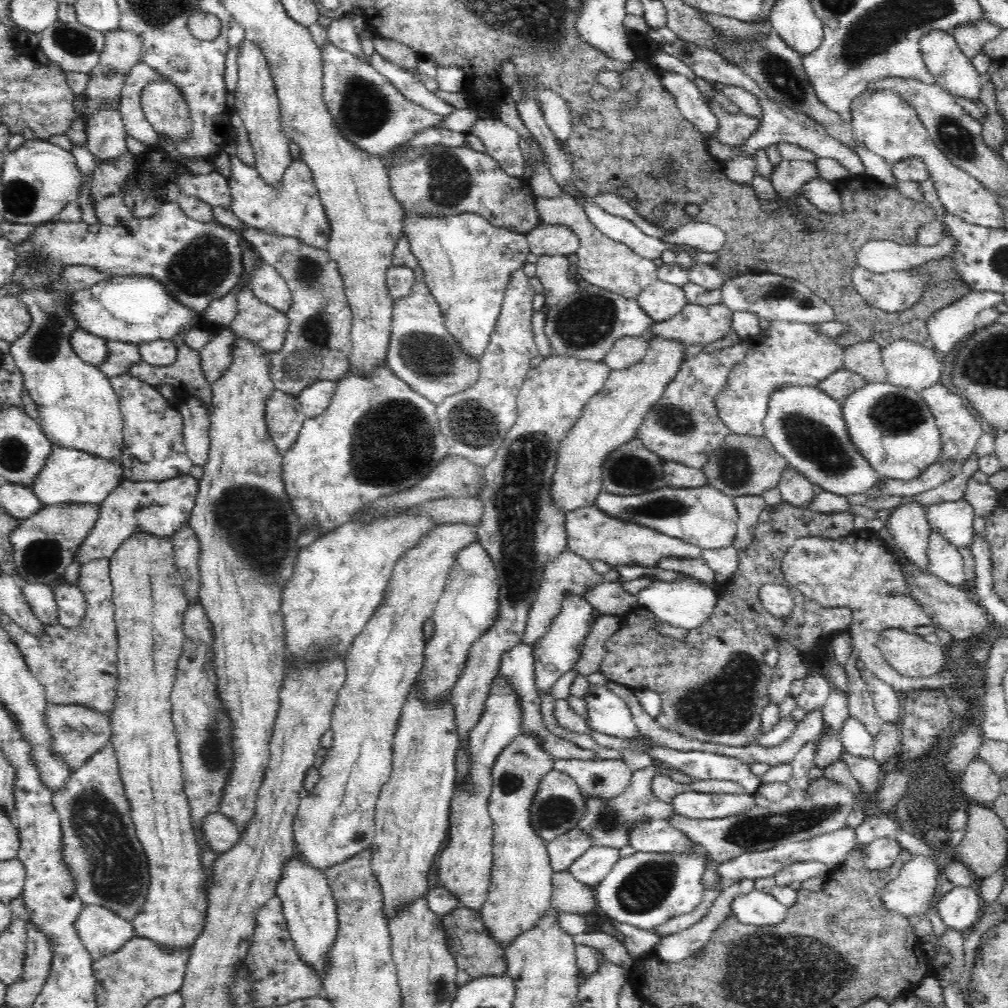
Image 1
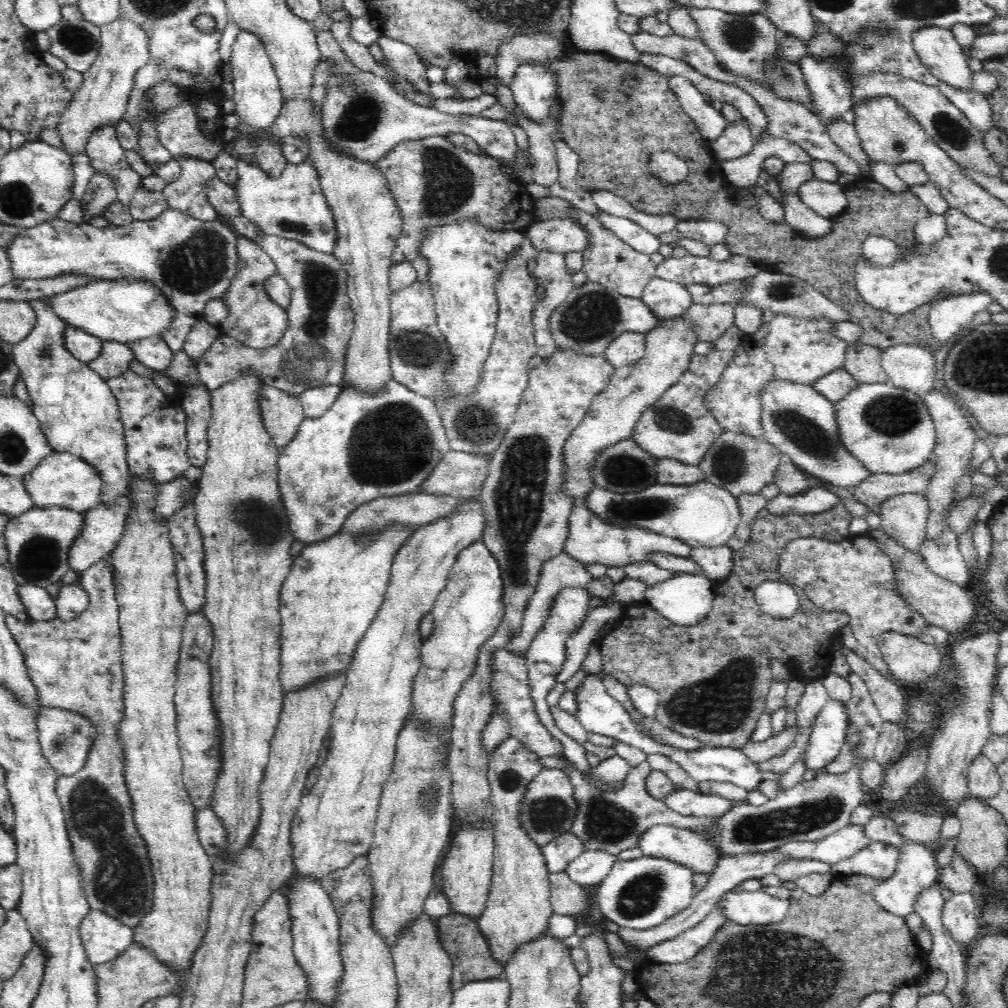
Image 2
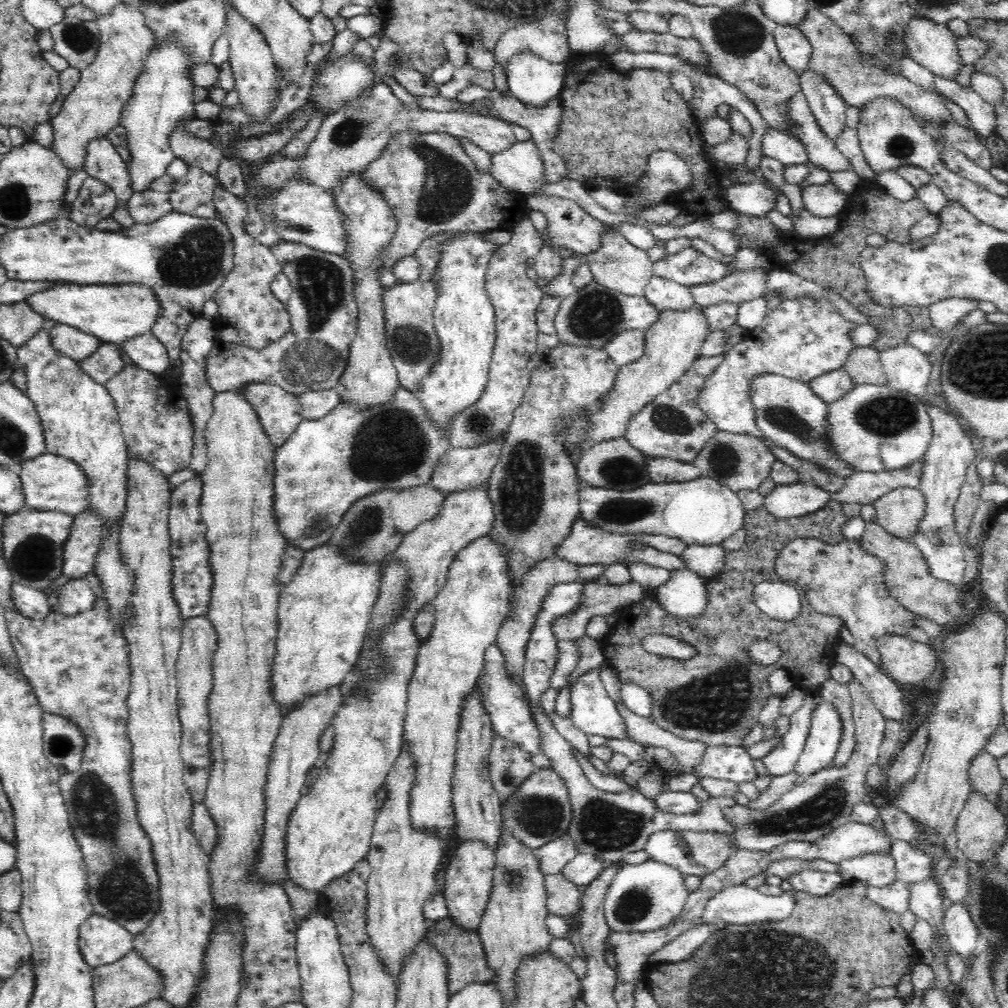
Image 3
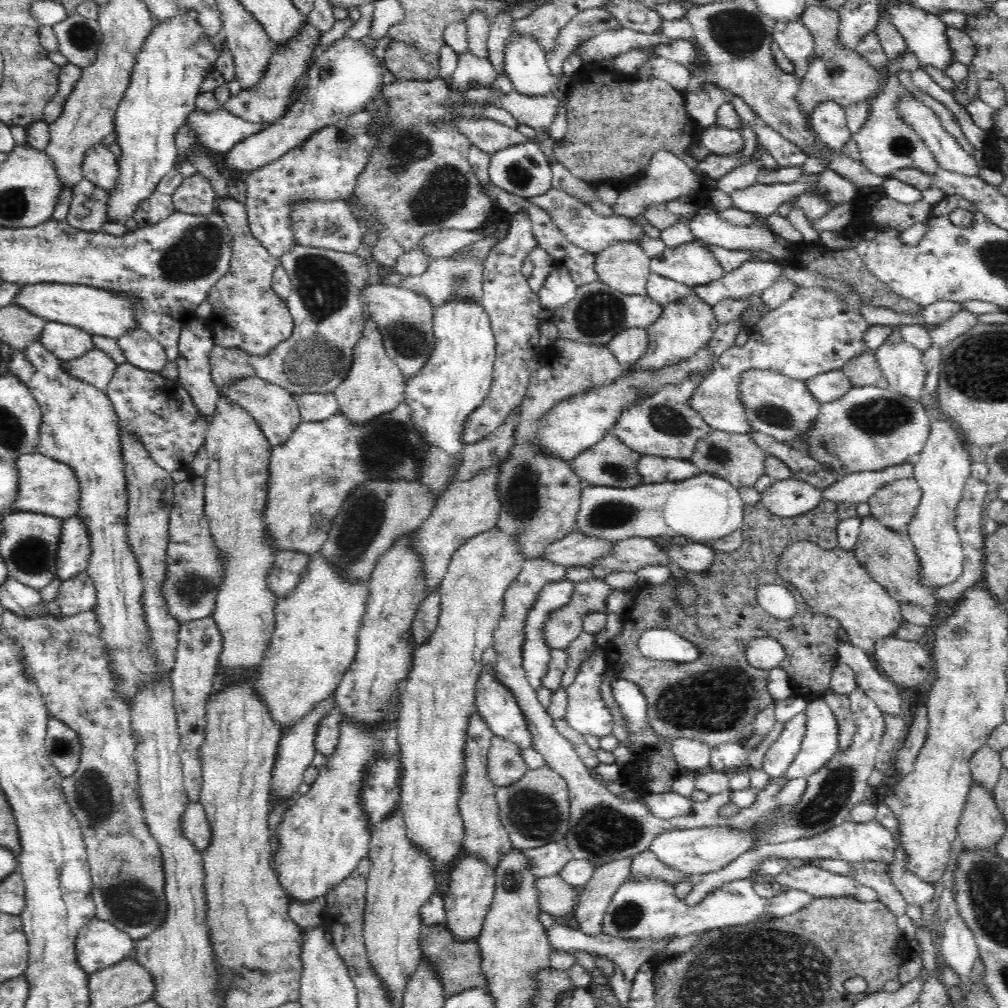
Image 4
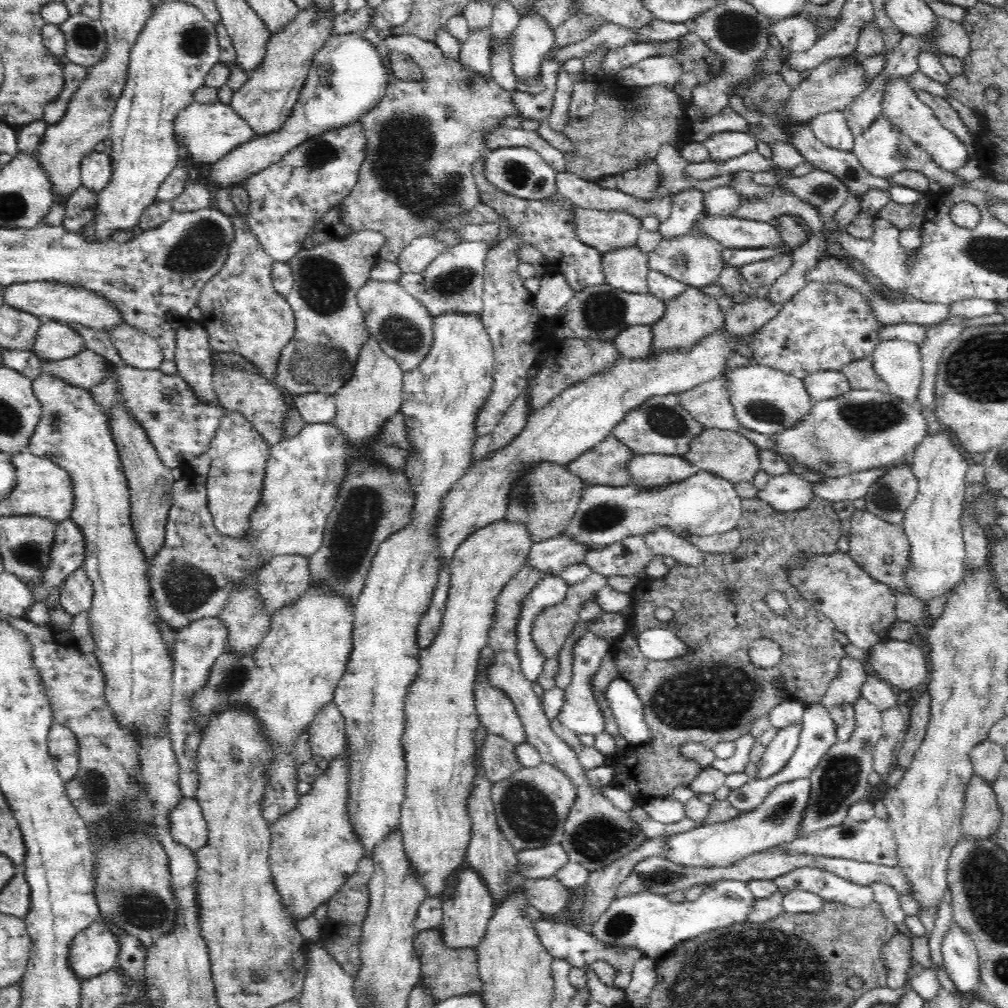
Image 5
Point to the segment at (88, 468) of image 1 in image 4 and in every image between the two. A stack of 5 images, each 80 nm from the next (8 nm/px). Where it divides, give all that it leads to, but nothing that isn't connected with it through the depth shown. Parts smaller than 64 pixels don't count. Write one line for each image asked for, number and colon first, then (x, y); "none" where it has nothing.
2: (62, 480)
3: (49, 483)
4: (46, 486)

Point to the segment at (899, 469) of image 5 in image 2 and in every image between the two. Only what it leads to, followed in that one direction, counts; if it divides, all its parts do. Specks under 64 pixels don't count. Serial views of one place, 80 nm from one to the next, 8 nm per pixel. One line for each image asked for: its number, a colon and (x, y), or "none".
2: (903, 516)
3: (898, 511)
4: (894, 502)

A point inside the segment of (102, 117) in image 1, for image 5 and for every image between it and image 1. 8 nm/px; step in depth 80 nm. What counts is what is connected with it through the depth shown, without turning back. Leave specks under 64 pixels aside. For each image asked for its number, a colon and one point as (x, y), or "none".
2: (106, 155)
3: (103, 162)
4: (99, 165)
5: (96, 167)

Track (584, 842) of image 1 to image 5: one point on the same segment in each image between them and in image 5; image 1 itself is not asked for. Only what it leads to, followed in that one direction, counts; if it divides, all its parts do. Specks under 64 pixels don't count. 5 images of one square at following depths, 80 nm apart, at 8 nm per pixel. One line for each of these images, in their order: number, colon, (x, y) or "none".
2: (559, 852)
3: (552, 858)
4: (547, 861)
5: (544, 862)

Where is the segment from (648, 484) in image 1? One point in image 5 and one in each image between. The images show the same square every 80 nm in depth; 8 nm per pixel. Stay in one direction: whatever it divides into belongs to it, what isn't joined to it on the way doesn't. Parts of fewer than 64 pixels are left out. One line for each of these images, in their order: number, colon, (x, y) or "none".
2: (622, 466)
3: (612, 462)
4: (610, 462)
5: (606, 464)

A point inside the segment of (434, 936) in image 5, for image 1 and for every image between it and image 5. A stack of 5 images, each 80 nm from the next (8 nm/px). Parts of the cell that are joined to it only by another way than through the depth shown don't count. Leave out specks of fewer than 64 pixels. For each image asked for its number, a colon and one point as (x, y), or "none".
1: (477, 955)
2: (462, 940)
3: (464, 956)
4: (456, 965)

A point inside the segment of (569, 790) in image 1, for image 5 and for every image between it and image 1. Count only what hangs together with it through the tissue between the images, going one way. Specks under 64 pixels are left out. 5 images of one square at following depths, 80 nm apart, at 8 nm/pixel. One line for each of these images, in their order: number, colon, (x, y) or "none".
2: (548, 809)
3: (539, 811)
4: (535, 810)
5: (531, 807)

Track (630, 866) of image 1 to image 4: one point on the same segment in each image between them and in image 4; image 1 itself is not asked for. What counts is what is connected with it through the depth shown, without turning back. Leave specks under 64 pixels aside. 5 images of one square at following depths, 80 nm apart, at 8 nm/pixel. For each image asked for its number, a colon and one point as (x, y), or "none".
2: (641, 894)
3: (649, 897)
4: (648, 910)

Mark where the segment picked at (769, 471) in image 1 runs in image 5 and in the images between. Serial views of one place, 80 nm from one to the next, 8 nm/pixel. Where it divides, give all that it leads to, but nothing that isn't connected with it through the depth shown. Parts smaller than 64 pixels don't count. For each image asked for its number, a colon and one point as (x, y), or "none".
2: (740, 463)
3: (741, 461)
4: (737, 458)
5: (727, 454)

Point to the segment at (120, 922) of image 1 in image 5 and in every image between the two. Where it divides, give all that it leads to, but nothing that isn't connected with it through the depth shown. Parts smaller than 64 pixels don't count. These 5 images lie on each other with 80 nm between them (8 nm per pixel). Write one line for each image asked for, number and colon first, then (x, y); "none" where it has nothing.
2: (104, 938)
3: (102, 941)
4: (98, 944)
5: (92, 952)

